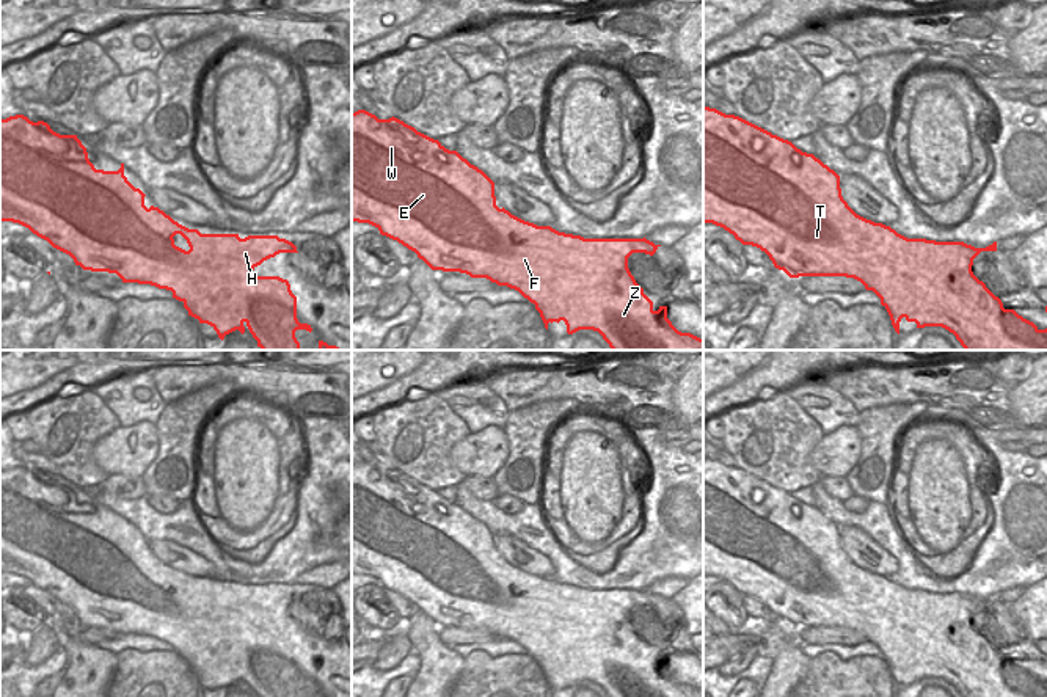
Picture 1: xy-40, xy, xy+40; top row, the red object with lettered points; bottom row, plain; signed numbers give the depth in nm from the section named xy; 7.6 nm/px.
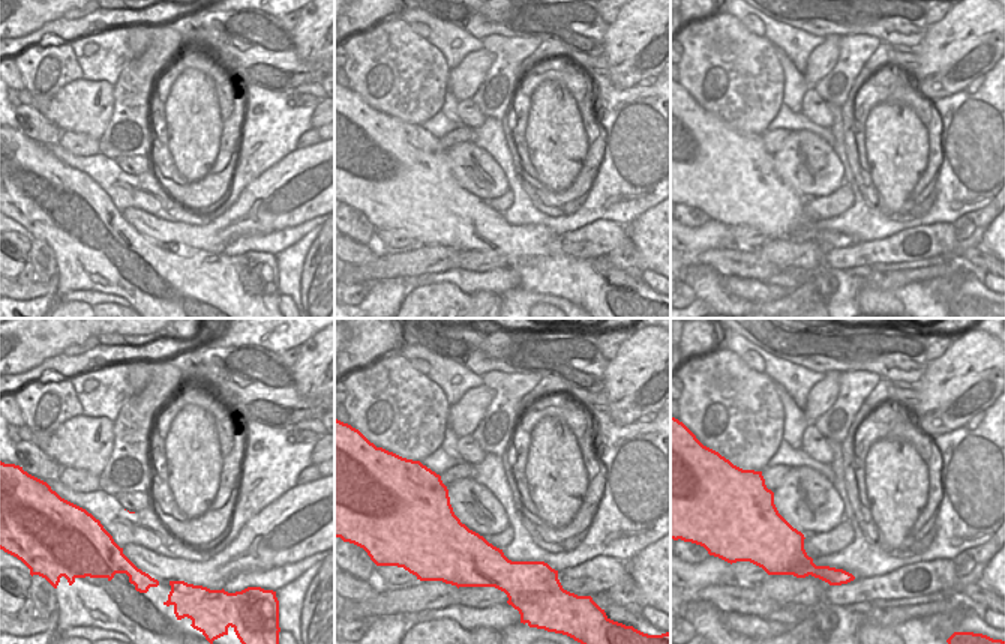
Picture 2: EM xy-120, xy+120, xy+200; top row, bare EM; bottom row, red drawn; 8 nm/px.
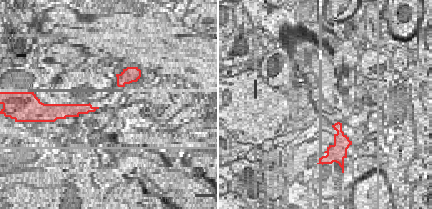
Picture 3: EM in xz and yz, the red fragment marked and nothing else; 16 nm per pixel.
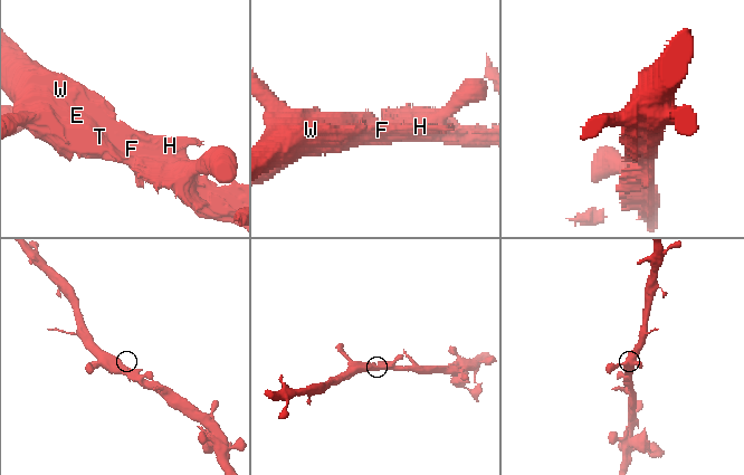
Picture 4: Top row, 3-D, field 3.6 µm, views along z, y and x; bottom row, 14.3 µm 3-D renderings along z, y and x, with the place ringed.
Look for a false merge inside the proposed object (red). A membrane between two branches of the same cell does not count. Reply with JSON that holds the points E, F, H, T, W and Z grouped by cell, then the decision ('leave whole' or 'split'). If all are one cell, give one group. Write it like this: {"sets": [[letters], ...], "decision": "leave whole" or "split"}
{"sets": [["E", "F", "H", "T", "W", "Z"]], "decision": "leave whole"}

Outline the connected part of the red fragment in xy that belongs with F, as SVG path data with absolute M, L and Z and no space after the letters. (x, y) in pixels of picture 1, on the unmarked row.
M358 462L352 465L352 573L369 575L381 587L414 603L432 622L460 623L487 629L498 637L518 642L535 656L548 675L564 672L567 684L598 683L609 697L703 697L703 691L678 683L667 670L667 658L653 661L628 620L633 604L653 608L661 597L644 590L584 590L551 578L537 578L496 557L494 534L457 502L446 501L397 469L378 471Z

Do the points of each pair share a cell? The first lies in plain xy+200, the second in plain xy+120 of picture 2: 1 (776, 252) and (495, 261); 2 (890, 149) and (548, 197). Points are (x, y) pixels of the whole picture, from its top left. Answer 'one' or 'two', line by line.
1: two
2: two

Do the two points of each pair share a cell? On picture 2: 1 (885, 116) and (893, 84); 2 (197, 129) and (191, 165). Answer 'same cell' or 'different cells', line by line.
1: different cells
2: same cell

